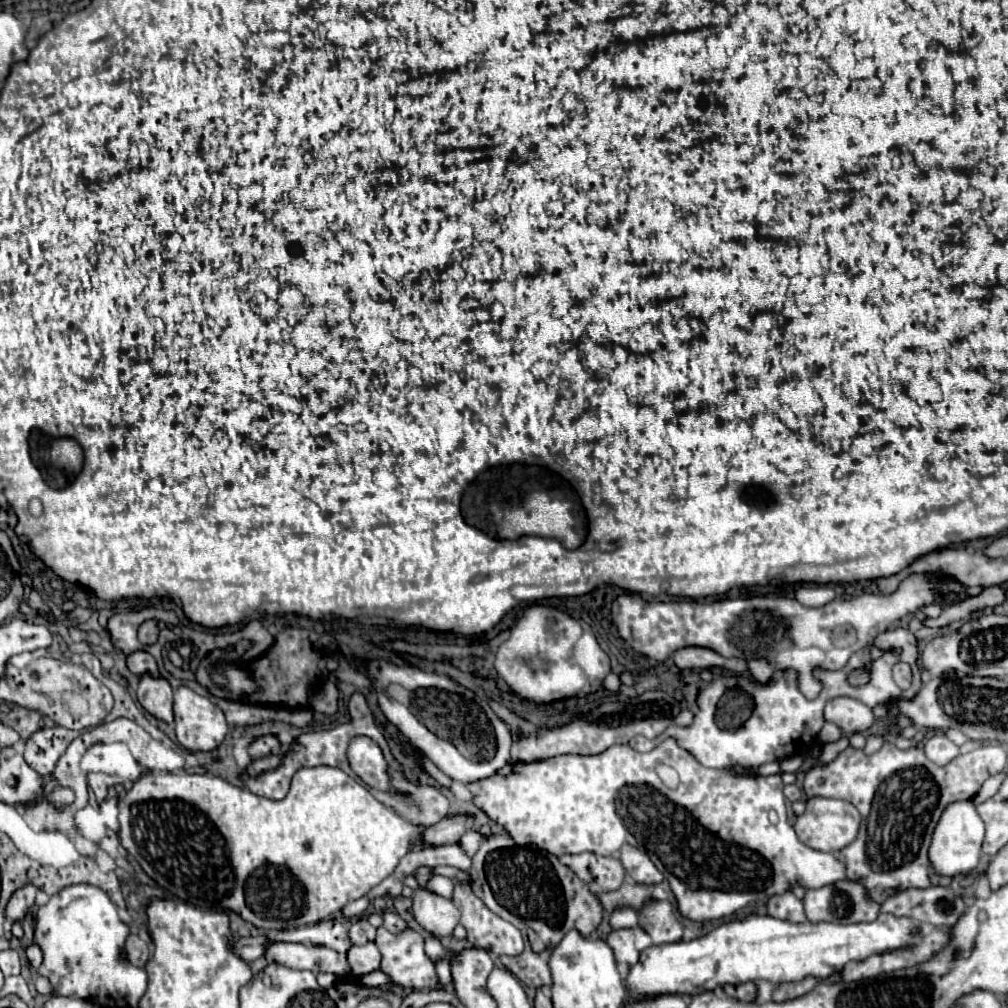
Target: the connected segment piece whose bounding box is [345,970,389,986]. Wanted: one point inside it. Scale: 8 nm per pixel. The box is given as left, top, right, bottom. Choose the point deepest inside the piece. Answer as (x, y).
(376, 978)

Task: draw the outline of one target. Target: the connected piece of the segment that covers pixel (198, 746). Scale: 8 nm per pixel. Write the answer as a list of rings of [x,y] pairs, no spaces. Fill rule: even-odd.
[[[187,686],[175,692],[175,732],[181,746],[191,752],[217,748],[227,734],[225,714],[219,706]]]

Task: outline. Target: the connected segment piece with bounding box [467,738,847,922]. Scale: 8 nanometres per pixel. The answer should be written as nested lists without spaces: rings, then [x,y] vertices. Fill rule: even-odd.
[[[673,738],[665,740],[661,746],[657,746],[655,750],[641,754],[635,752],[631,746],[627,744],[619,744],[613,748],[607,748],[605,752],[597,754],[597,756],[553,756],[547,760],[539,760],[539,762],[509,762],[503,768],[499,768],[493,776],[467,784],[471,796],[473,796],[473,804],[477,808],[481,808],[491,820],[495,820],[499,826],[503,826],[509,836],[517,842],[517,844],[537,844],[539,848],[545,848],[547,852],[561,856],[561,854],[581,854],[581,852],[593,852],[597,856],[611,856],[613,852],[617,852],[623,844],[631,844],[639,850],[649,852],[649,858],[653,860],[653,864],[657,866],[657,870],[667,878],[675,900],[677,900],[677,910],[681,916],[685,916],[687,920],[693,922],[703,922],[703,920],[717,920],[717,918],[725,918],[731,916],[733,912],[741,910],[743,906],[747,906],[749,902],[757,902],[757,900],[769,900],[771,896],[777,894],[785,894],[789,892],[793,886],[803,886],[803,888],[821,888],[827,884],[835,884],[837,880],[845,880],[845,864],[837,858],[837,854],[829,854],[829,852],[819,852],[809,848],[807,844],[803,844],[793,826],[787,822],[787,806],[785,806],[785,796],[783,796],[783,780],[781,776],[759,776],[759,774],[735,774],[733,770],[713,770],[713,768],[705,768],[701,764],[697,764],[697,760],[693,760],[693,756],[689,756],[689,752],[685,752],[681,746],[677,746],[677,742]],[[663,762],[671,768],[675,768],[677,776],[679,776],[679,786],[667,788],[661,778],[657,776],[655,768],[657,764]]]

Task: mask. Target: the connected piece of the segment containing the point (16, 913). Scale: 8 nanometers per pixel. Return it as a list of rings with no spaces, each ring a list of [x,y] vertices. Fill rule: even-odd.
[[[27,884],[25,888],[19,888],[19,890],[11,896],[11,900],[9,900],[9,904],[7,904],[7,918],[11,918],[13,922],[23,920],[25,914],[27,914],[27,912],[33,908],[33,904],[35,904],[35,894],[37,894],[37,888],[35,888],[33,884]]]

